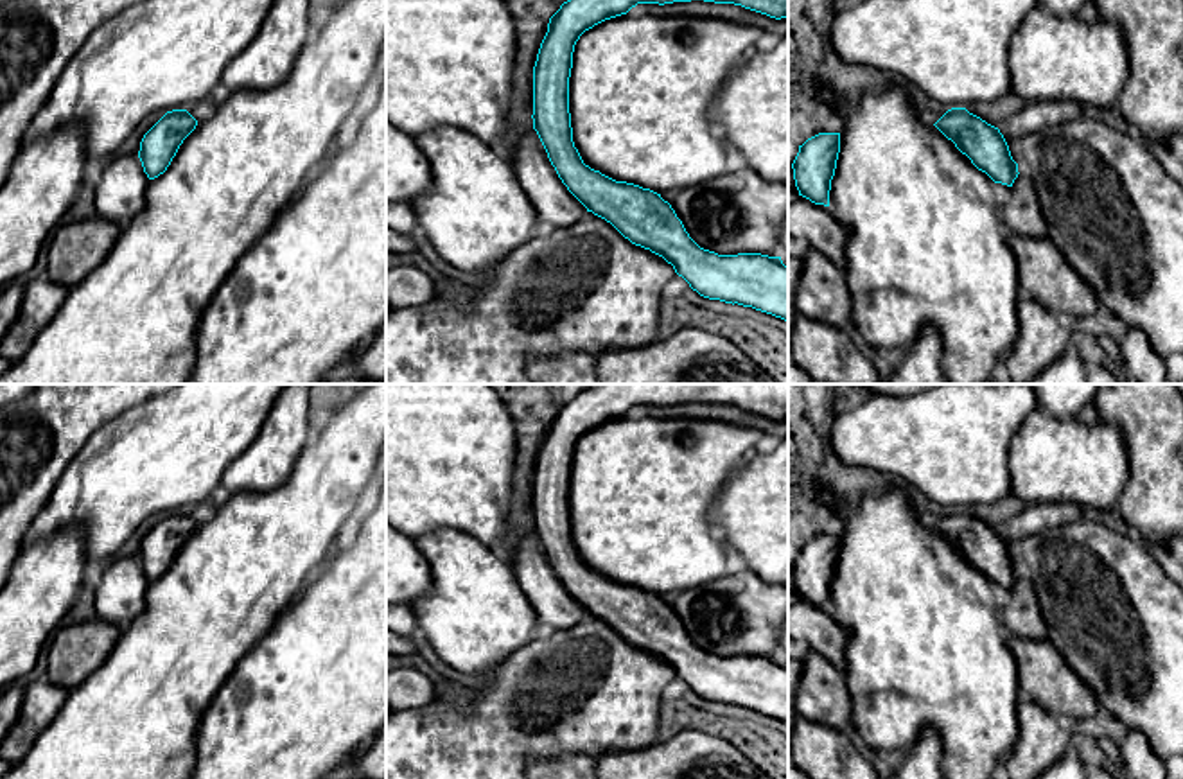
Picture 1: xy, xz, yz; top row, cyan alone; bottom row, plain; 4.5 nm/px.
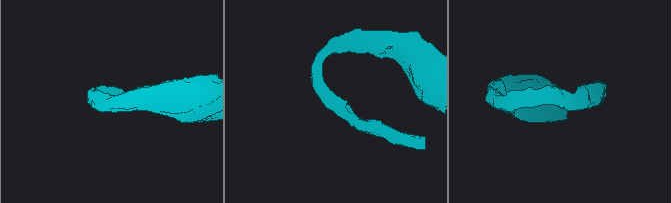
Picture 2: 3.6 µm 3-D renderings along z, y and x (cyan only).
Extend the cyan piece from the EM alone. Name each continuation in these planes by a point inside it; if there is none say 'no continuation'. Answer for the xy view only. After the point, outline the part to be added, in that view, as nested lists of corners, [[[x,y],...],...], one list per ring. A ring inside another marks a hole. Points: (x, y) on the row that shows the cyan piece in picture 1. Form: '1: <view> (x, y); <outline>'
no continuation

